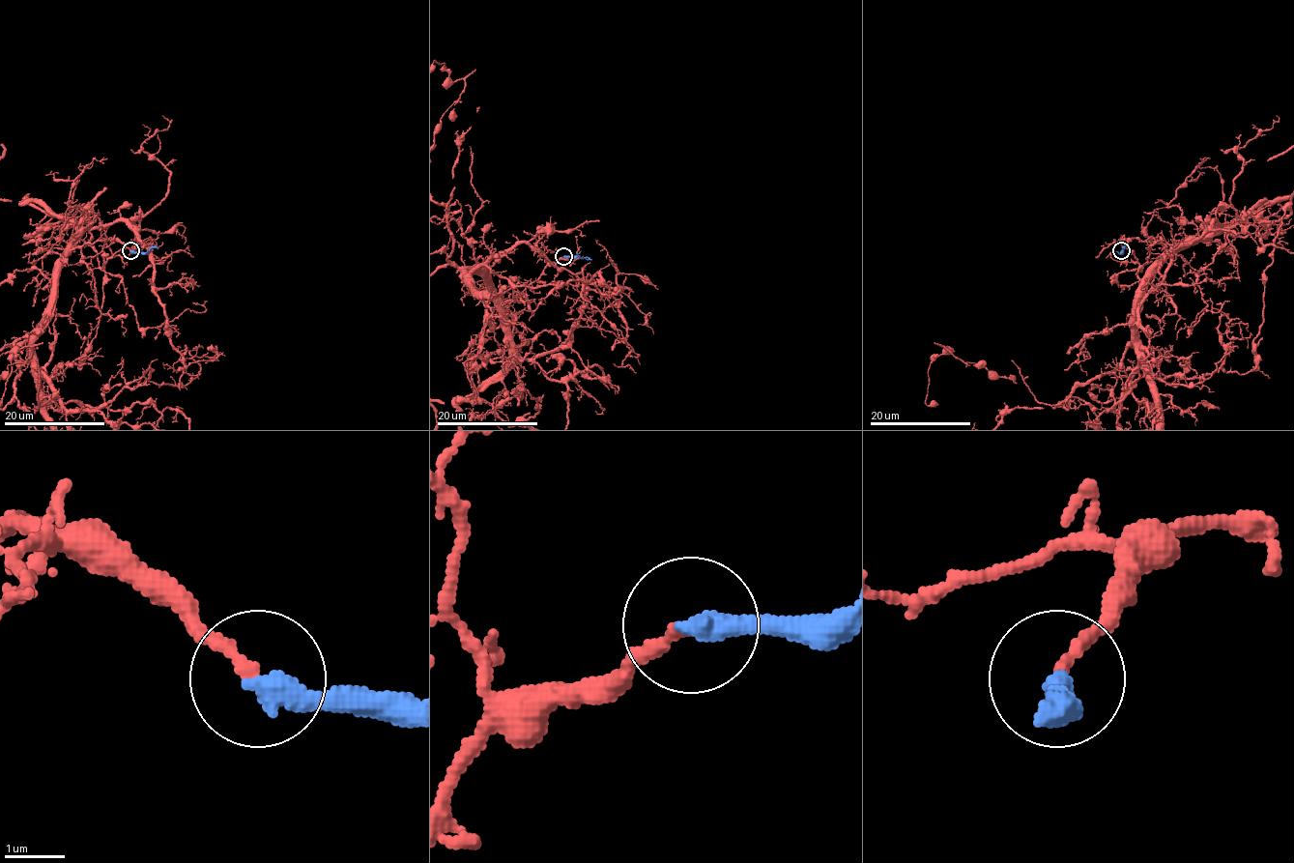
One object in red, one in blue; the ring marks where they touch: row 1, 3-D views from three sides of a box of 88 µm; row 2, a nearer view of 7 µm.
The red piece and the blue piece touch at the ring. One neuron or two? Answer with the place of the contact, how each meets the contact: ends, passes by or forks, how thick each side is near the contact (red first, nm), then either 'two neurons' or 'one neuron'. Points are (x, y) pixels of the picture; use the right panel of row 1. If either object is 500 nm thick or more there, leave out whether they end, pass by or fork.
(1121, 250) | red ends | blue ends | 200/440 nm | one neuron

